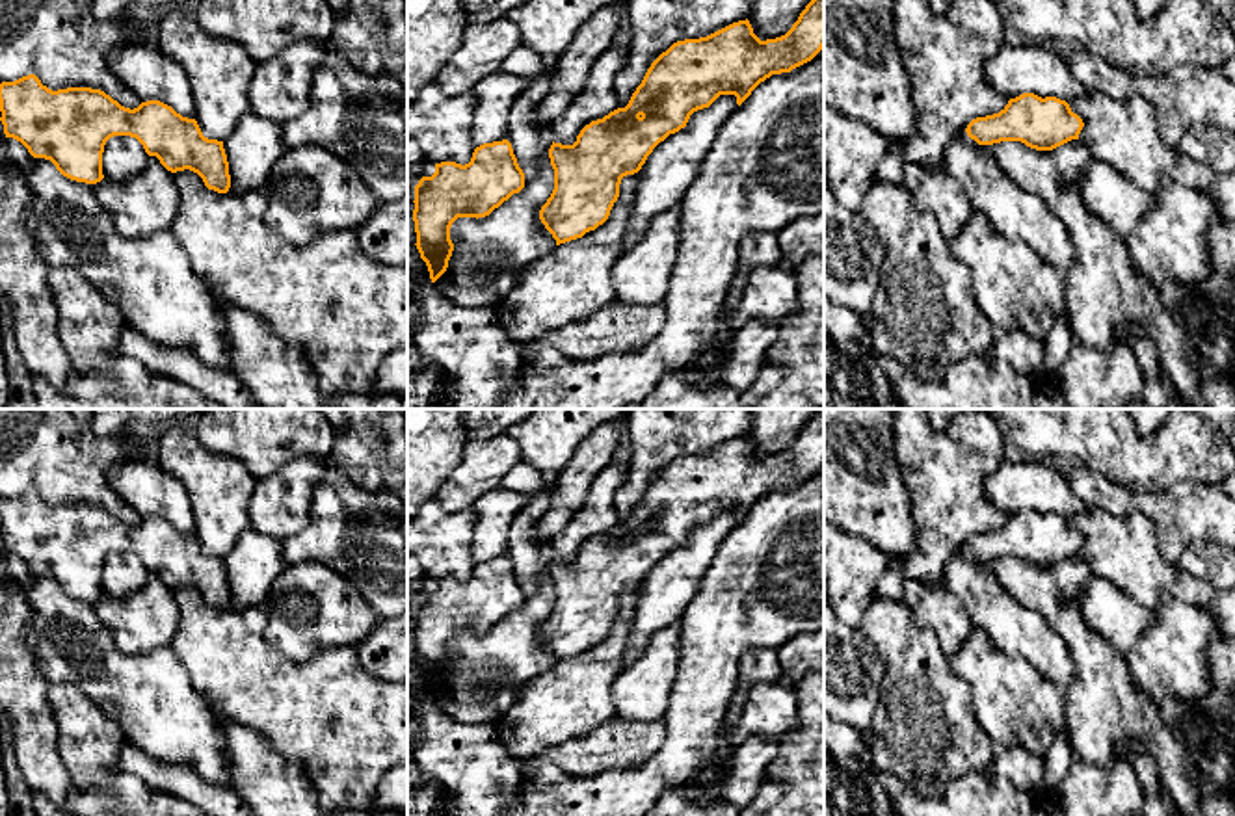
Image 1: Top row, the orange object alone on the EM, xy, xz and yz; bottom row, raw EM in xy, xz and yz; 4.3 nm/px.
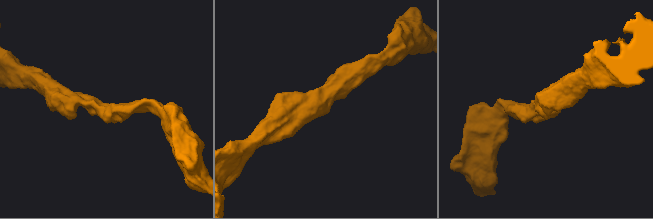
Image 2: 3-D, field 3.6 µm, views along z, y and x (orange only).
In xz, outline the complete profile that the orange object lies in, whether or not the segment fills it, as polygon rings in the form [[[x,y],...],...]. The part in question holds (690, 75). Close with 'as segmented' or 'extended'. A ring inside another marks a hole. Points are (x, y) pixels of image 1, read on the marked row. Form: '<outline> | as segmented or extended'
[[[811,0],[792,28],[761,41],[750,20],[733,22],[707,37],[673,43],[647,69],[625,108],[586,125],[573,145],[549,149],[554,190],[539,210],[539,219],[556,245],[582,238],[603,225],[619,197],[621,178],[642,169],[653,149],[686,126],[690,115],[709,108],[720,95],[735,95],[740,106],[772,74],[790,72],[824,48],[824,0]]] | as segmented

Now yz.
[[[1023,93],[993,115],[973,119],[965,132],[978,145],[1021,141],[1036,151],[1053,151],[1079,139],[1082,119],[1066,100]]] | as segmented

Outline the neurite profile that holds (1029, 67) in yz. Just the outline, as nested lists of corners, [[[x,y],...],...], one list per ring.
[[[1004,43],[999,52],[988,58],[984,78],[997,95],[1006,99],[1034,93],[1042,99],[1056,97],[1069,102],[1086,93],[1069,72],[1068,61],[1040,43]]]

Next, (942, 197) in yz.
[[[908,164],[902,175],[919,208],[936,219],[943,238],[950,242],[973,212],[965,190],[943,167]]]

